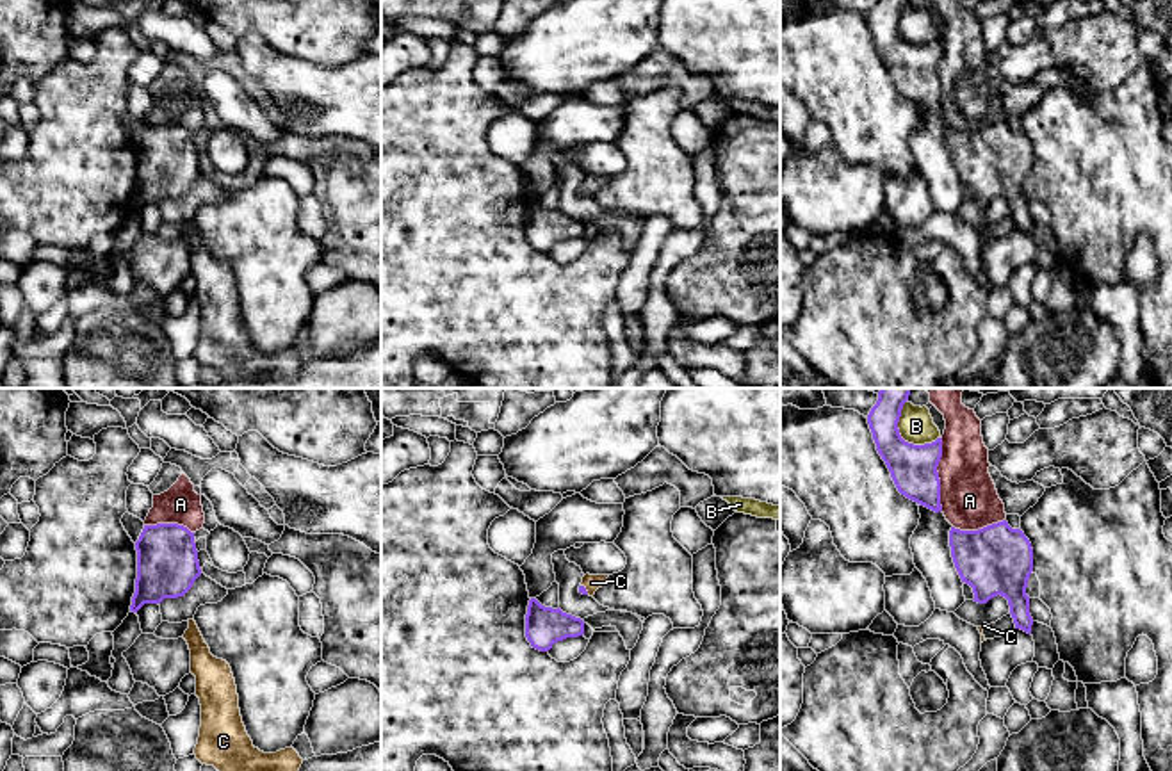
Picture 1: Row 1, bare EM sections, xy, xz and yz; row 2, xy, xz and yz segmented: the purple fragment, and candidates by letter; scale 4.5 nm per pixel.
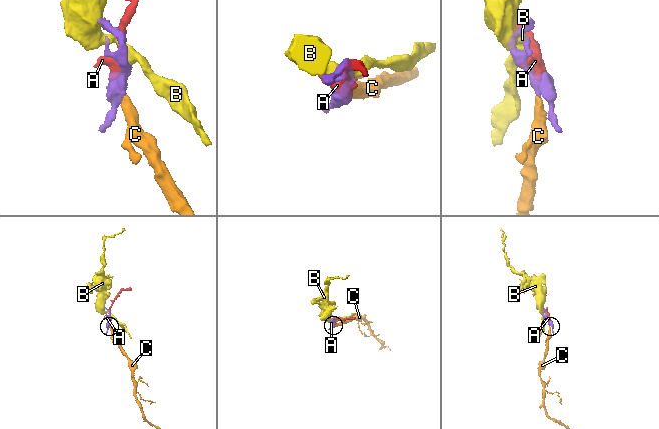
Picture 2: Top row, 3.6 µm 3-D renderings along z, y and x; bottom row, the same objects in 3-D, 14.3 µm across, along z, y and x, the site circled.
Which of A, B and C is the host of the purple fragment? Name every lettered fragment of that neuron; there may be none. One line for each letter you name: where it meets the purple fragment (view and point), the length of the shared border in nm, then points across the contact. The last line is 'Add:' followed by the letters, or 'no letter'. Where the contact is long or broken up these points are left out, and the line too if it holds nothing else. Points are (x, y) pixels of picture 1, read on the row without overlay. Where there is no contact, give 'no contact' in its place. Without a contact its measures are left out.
C: xz (585, 191) | 60 nm | across xz (581, 189), (585, 191), (592, 184)
Add: C

